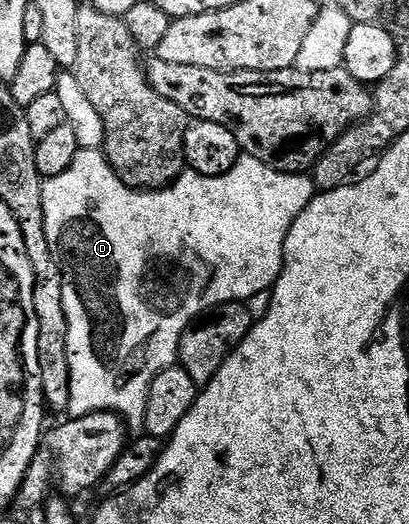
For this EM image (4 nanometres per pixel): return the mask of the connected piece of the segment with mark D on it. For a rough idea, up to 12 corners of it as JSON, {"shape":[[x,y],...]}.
{"shape":[[306,173],[43,183],[71,399],[142,431],[216,306],[274,287]]}

